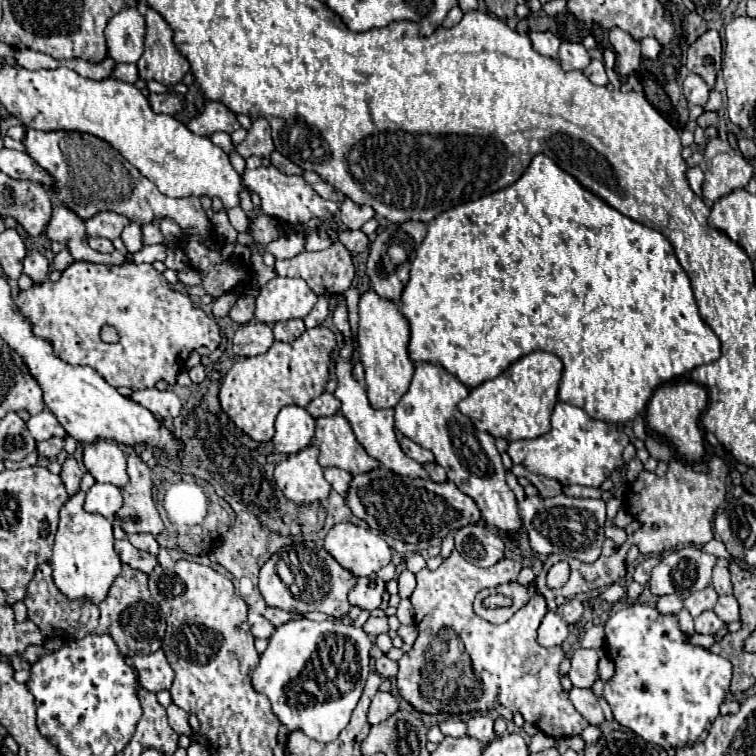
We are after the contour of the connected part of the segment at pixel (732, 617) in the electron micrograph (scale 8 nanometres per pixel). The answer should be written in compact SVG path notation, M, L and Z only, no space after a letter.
M721 596L721 598L717 600L713 612L717 612L717 616L719 616L725 624L739 620L739 604L737 604L735 596Z

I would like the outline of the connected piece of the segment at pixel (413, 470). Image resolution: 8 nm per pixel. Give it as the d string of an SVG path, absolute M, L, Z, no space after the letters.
M343 300L337 302L337 308L335 308L335 312L333 312L333 322L335 322L337 330L339 330L339 332L343 334L343 338L345 338L345 346L343 346L343 350L341 350L341 354L339 354L339 360L337 360L337 390L335 390L335 398L341 402L341 414L349 420L349 424L351 424L351 428L353 428L353 432L355 432L359 444L365 448L365 452L367 452L371 458L379 460L387 470L391 470L391 472L395 472L395 474L399 474L399 476L425 478L425 480L427 480L429 474L423 470L423 466L421 466L419 462L411 460L411 458L401 450L401 446L399 446L399 442L397 442L397 438L395 438L393 408L389 408L389 410L375 410L375 408L371 408L371 406L369 406L367 392L365 392L365 386L361 386L361 384L353 378L353 374L351 374L351 370L353 370L353 366L351 366L351 362L349 362L349 356L351 356L349 338L351 338L351 334L349 334L349 324L347 324L347 306L345 306Z

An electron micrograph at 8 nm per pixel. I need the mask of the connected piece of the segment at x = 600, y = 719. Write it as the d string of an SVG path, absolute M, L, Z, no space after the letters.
M573 688L569 692L569 698L573 702L573 706L577 708L577 712L593 726L601 726L605 722L603 710L599 706L599 700L595 698L593 690L581 690L581 688Z

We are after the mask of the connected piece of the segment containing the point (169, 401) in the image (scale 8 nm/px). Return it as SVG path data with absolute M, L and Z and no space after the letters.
M145 388L137 390L131 396L135 402L149 408L157 418L175 418L181 410L181 400L173 390L157 390L157 388Z

